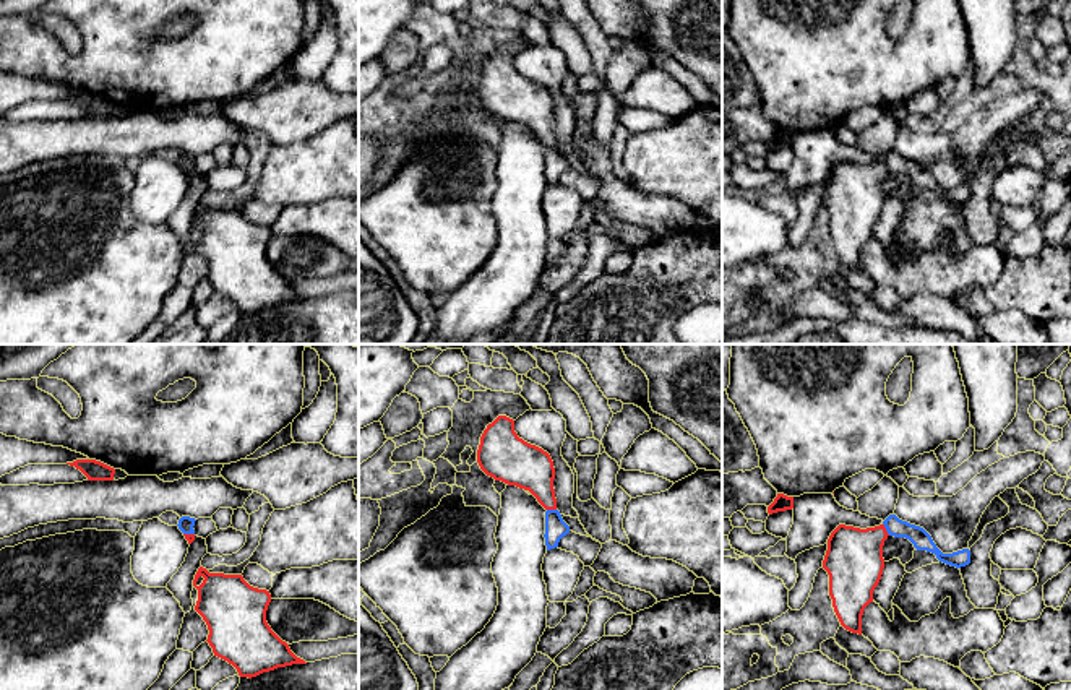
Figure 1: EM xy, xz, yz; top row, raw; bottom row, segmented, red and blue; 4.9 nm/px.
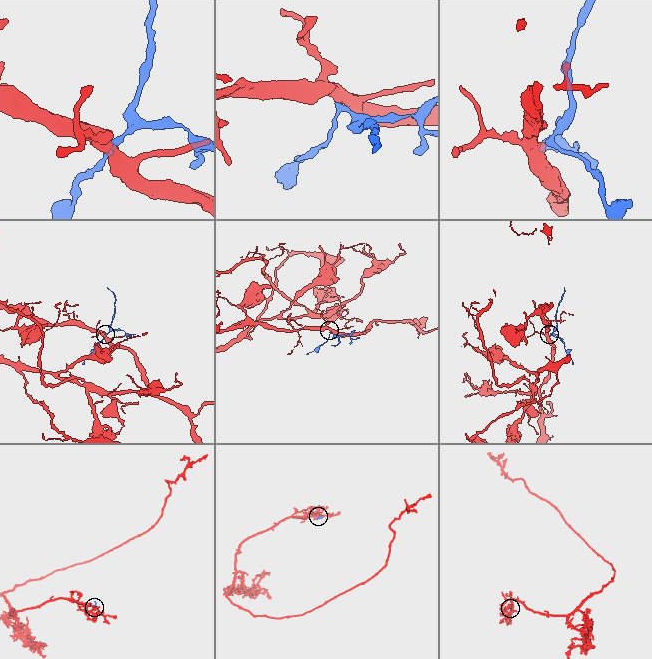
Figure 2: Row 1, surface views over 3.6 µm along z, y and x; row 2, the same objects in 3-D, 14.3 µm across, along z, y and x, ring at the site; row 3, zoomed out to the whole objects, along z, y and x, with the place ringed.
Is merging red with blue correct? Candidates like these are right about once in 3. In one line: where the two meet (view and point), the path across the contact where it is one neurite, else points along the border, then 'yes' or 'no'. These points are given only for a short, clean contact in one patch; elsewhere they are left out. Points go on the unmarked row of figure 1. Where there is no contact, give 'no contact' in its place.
contact yz (885, 166); border yz (883, 159), (890, 171); no

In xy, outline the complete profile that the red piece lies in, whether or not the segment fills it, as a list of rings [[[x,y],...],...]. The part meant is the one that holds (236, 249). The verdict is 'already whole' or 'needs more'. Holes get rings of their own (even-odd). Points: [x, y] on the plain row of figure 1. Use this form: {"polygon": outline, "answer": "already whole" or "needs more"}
{"polygon": [[[203,203],[193,222],[198,226],[195,247],[209,266],[206,278],[240,313],[307,300],[268,261],[269,227],[250,222],[242,211],[209,209]]], "answer": "already whole"}

